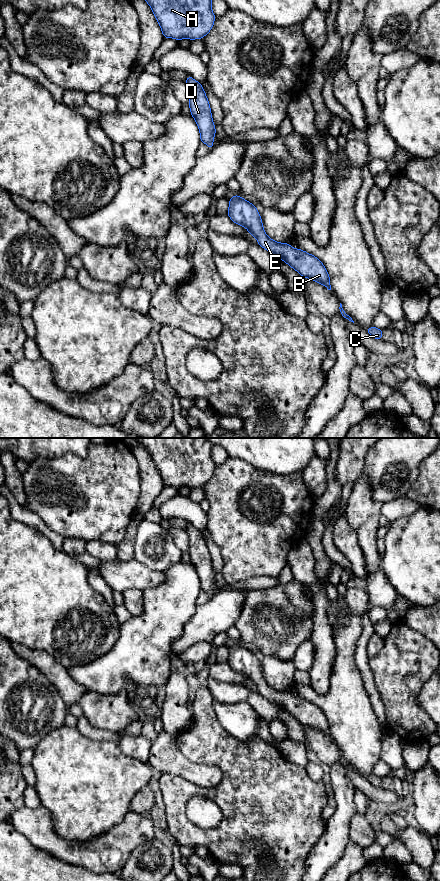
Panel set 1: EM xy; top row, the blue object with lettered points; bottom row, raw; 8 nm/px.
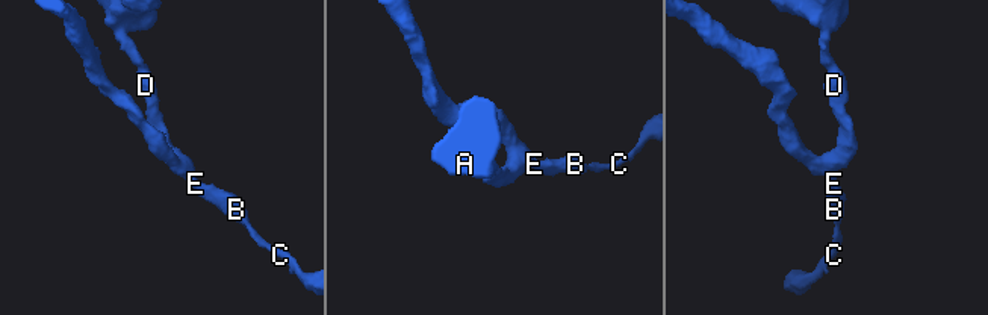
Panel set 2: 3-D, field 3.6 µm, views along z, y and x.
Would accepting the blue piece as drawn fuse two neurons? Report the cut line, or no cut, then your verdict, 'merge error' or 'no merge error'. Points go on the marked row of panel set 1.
no cut | no merge error

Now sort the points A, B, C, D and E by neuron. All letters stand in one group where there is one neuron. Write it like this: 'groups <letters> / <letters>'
groups A B C D E

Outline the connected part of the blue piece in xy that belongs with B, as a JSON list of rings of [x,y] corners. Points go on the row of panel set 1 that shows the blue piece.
[[[235,194],[229,199],[227,215],[234,223],[245,227],[250,236],[257,239],[259,246],[282,259],[302,277],[312,279],[331,290],[330,276],[323,263],[304,250],[295,249],[288,243],[279,243],[269,238],[263,229],[261,215],[252,203]]]

